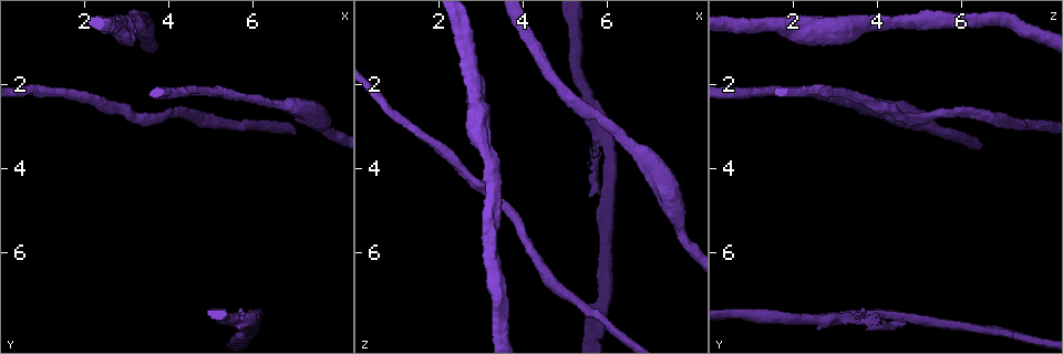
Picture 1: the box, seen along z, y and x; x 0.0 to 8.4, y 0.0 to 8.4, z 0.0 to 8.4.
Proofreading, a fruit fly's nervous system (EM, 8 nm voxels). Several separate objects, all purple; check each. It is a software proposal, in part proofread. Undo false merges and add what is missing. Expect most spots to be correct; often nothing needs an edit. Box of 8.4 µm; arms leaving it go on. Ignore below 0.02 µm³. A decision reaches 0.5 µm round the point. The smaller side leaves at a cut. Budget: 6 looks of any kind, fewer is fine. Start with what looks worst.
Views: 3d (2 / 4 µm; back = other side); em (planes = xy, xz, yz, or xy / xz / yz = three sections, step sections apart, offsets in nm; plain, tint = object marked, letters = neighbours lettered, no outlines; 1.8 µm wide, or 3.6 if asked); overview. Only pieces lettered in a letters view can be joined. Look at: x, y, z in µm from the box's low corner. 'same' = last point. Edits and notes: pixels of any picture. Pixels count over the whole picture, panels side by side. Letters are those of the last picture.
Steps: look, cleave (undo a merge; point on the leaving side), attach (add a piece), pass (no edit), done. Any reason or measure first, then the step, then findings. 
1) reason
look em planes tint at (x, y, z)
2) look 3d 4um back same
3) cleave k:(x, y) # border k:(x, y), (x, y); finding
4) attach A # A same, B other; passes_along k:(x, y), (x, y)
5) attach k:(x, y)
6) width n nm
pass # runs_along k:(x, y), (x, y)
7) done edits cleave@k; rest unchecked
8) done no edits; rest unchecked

branch stops here
look 3d 4um at (5.70, 7.60, 4.05)

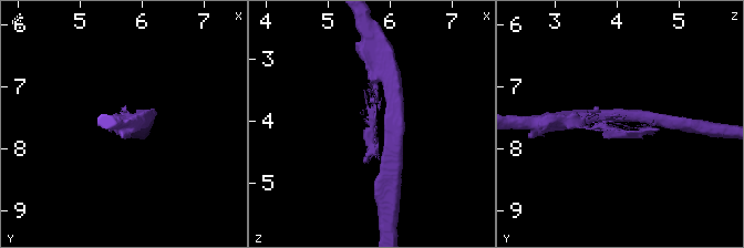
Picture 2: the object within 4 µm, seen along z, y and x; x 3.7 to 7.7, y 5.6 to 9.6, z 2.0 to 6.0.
arm_widths 200, 260 nm; shape alone is not enough
look em planes plain at (5.75, 7.65, 4.10)

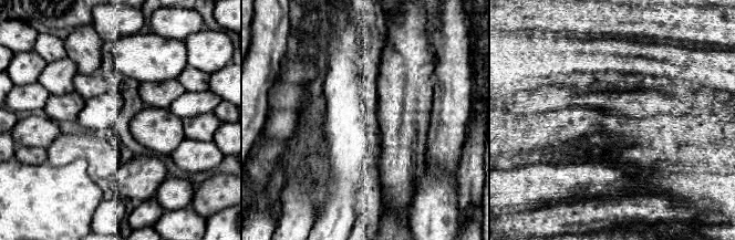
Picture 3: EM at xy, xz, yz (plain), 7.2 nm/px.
what lies round it
look em planes letters same

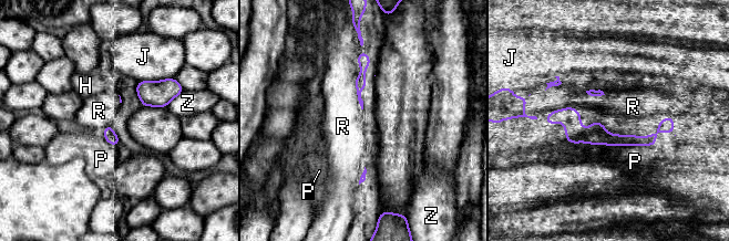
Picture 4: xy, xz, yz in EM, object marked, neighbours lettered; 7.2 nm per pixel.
pass # H other, J other, P other, R other, Z other; runs_along 4:(548, 118), (632, 140), (649, 140), (670, 121); no lettered piece goes on from it

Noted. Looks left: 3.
stops while still wide
look 3d 4um at (3.10, 1.05, 2.20)

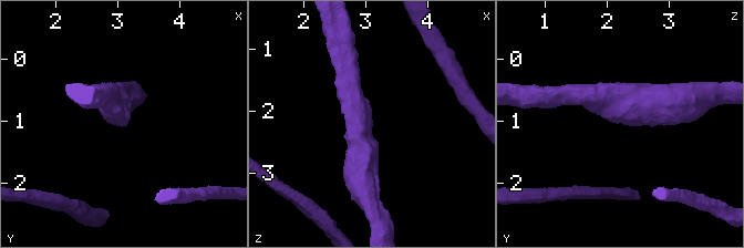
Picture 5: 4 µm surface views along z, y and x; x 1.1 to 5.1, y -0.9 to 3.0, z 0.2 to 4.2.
look em planes letters at (3.05, 1.05, 2.15)

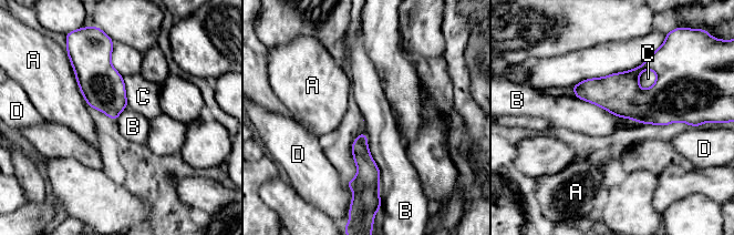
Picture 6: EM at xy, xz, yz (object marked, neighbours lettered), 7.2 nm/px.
pass # A other, B other, C other, D other; border 6:(576, 96), (616, 115), (643, 123); none of them fits

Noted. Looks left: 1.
done no edits; rest unchecked

